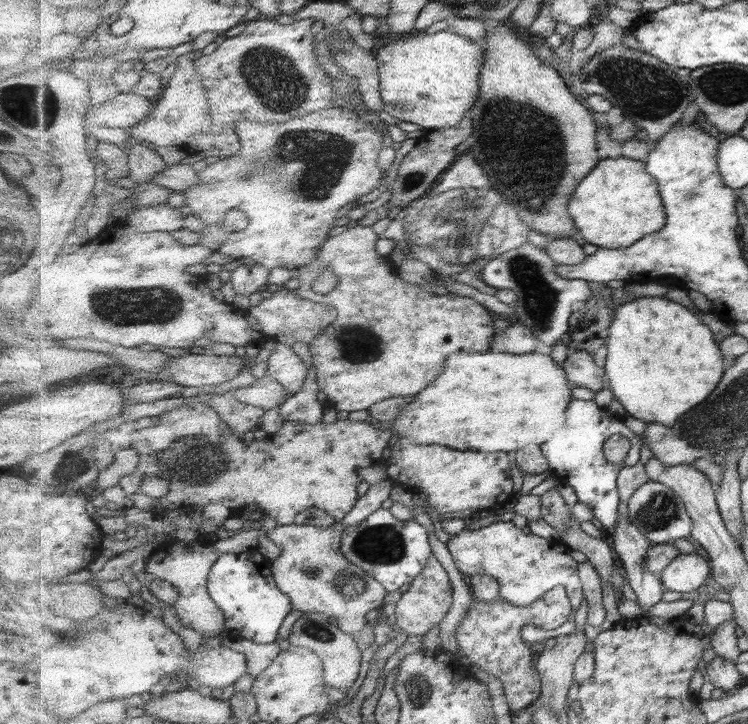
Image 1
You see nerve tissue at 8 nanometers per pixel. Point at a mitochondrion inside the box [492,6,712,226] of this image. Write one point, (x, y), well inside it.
(646, 91)

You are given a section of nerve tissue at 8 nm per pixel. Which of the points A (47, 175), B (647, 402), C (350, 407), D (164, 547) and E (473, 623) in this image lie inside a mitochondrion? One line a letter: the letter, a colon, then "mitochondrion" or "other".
A: other
B: other
C: other
D: other
E: other

